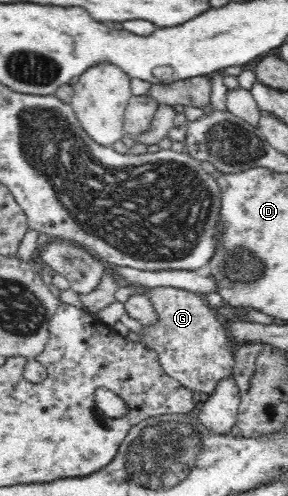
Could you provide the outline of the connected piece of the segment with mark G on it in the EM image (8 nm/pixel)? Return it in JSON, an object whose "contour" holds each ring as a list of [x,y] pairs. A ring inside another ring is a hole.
{"contour":[[[158,287],[145,289],[160,319],[155,325],[147,326],[142,343],[156,351],[159,364],[167,376],[184,384],[192,392],[213,394],[216,385],[231,376],[235,364],[235,342],[227,337],[227,330],[217,321],[218,314],[211,311],[203,298],[184,289]]]}

